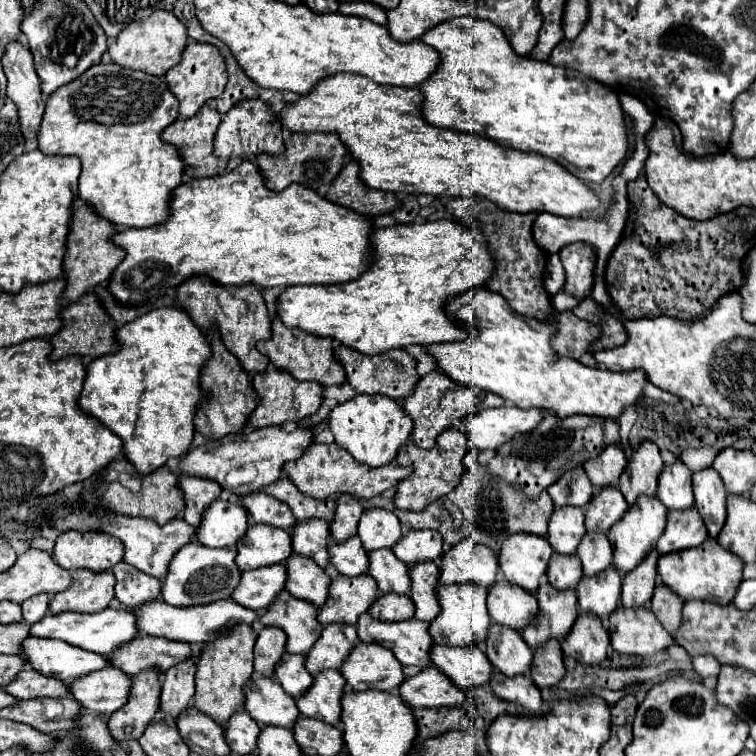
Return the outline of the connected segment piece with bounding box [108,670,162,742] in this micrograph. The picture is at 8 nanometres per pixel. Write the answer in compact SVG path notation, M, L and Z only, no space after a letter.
M142 670L142 674L132 676L130 698L126 706L108 718L110 734L116 740L128 742L144 734L146 726L160 708L160 688L160 670Z

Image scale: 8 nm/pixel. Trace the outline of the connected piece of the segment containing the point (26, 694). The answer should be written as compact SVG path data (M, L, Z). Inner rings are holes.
M26 668L18 672L18 678L6 684L2 690L6 690L16 700L32 700L32 698L42 698L36 694L70 694L66 688L68 686L64 682L54 680L50 676L42 676L36 670Z

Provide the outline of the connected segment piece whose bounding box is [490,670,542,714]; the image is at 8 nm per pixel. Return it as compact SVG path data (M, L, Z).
M494 670L492 678L490 678L490 686L492 686L492 692L498 698L518 702L530 714L538 714L540 712L540 704L542 704L540 690L538 690L538 686L532 684L532 680L528 676L506 678L504 674L498 674L498 670Z

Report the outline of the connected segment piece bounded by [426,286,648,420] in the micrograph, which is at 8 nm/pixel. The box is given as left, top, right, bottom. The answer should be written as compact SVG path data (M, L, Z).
M486 286L452 296L444 310L458 324L474 326L474 332L464 342L426 346L438 368L454 382L494 392L518 408L544 408L558 418L586 414L618 420L624 406L638 402L648 382L644 370L610 372L588 368L572 358L554 358L550 348L554 326L520 316Z

